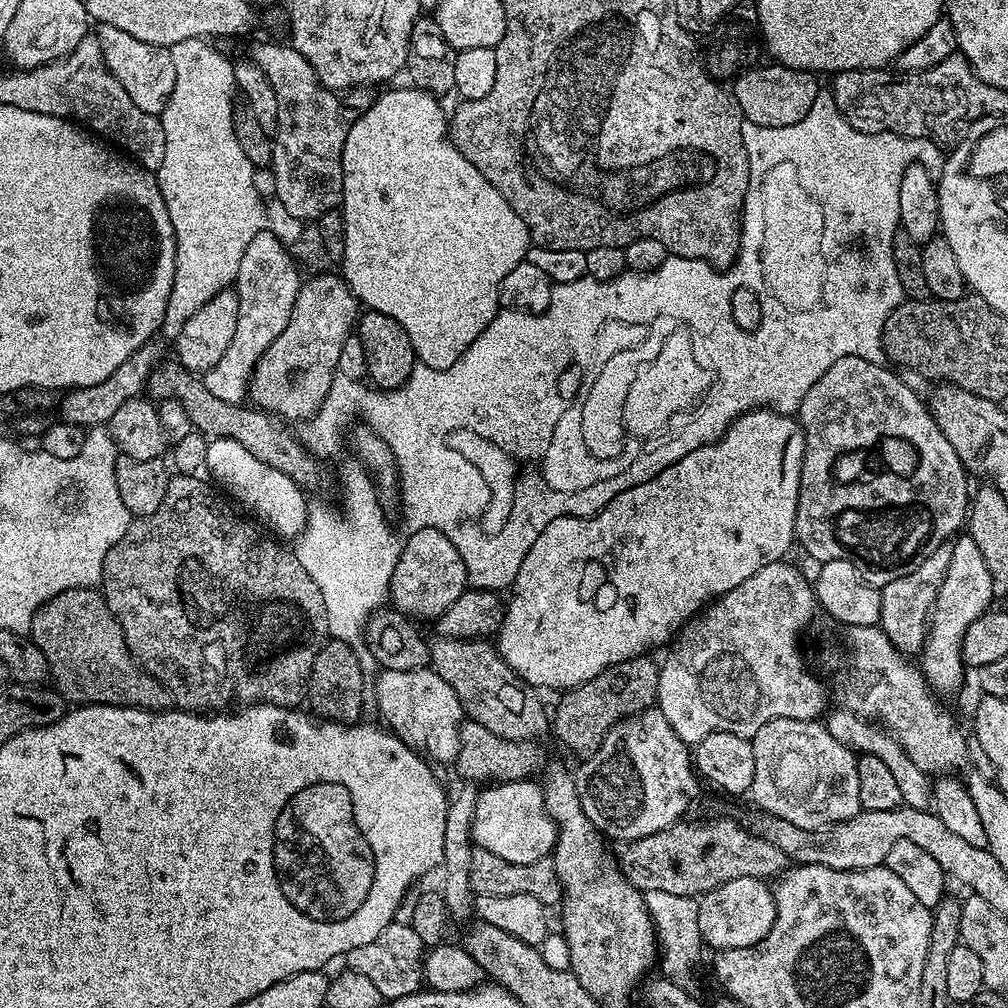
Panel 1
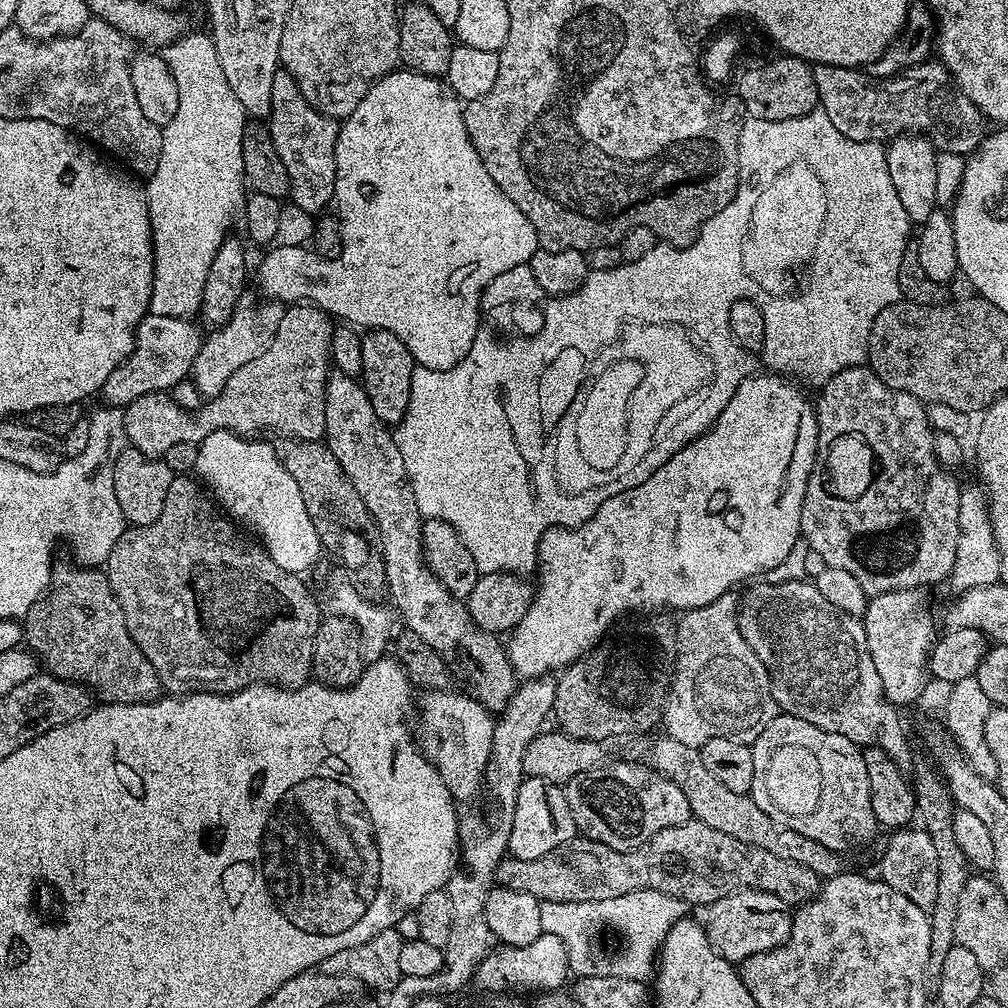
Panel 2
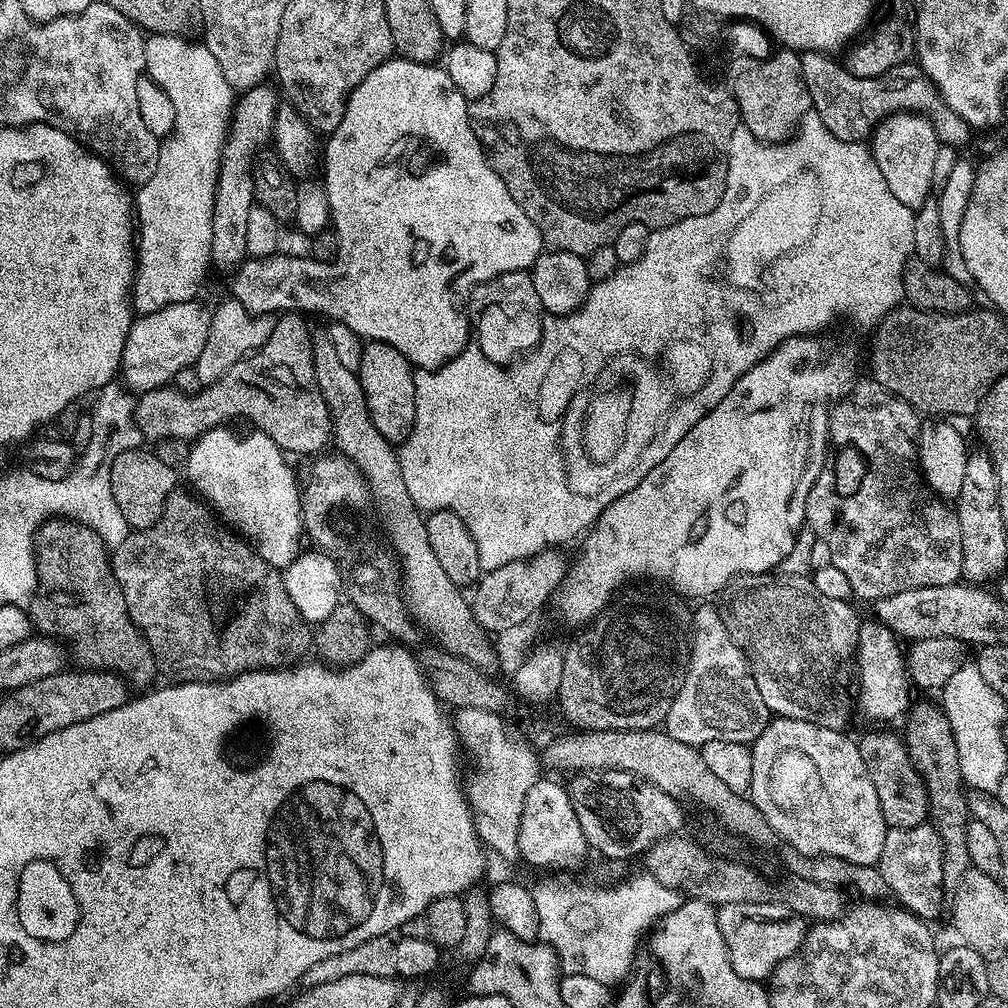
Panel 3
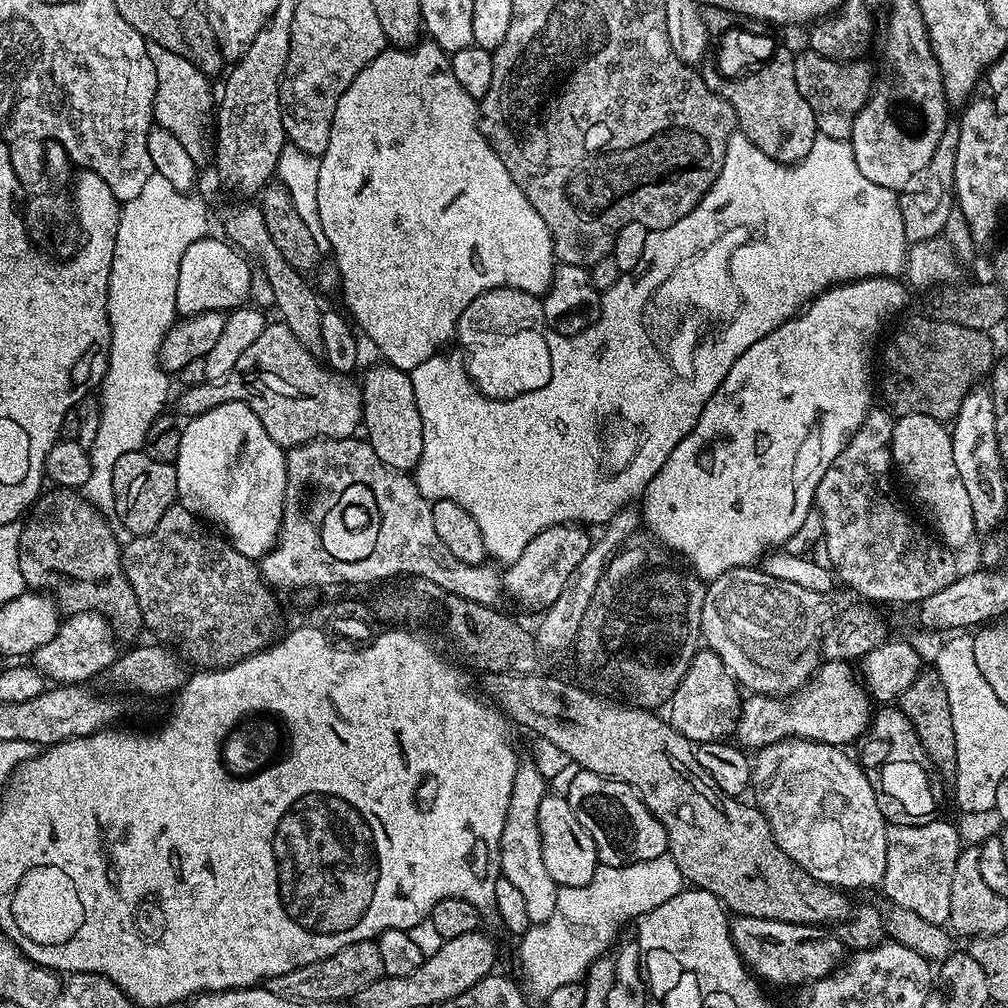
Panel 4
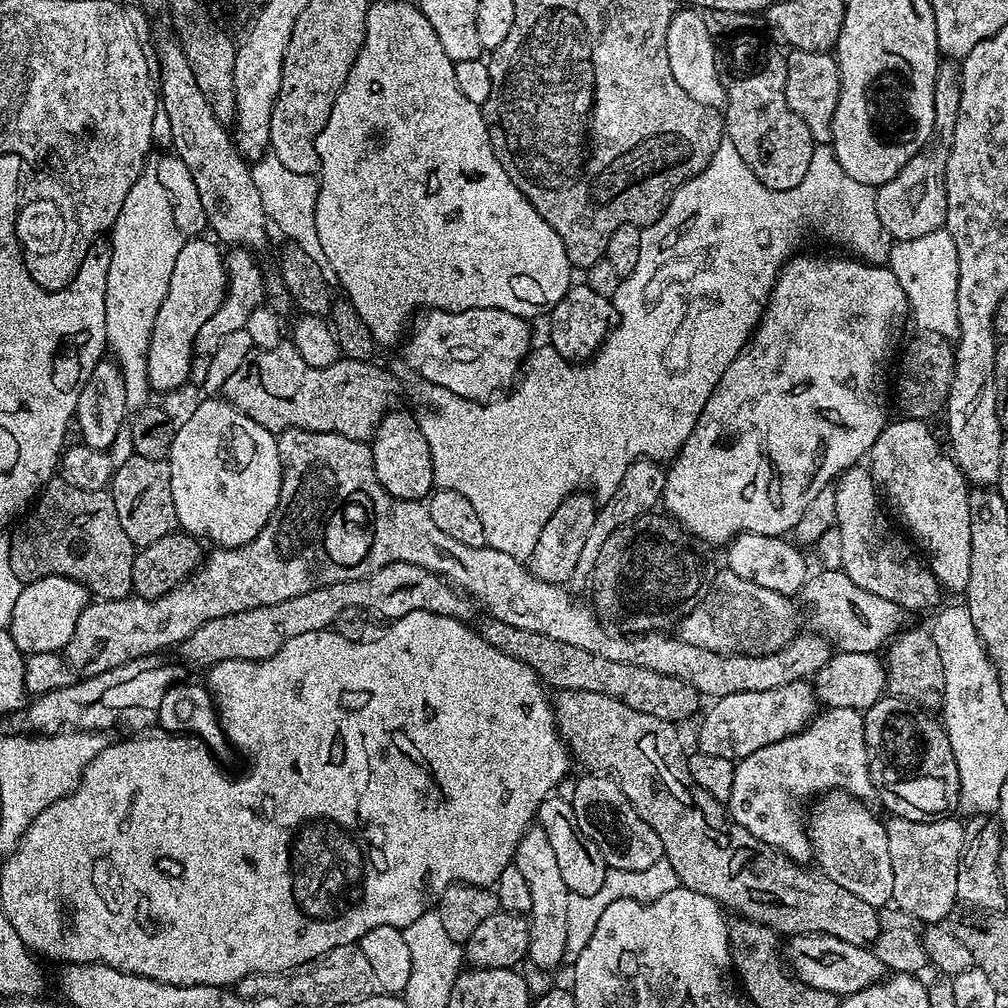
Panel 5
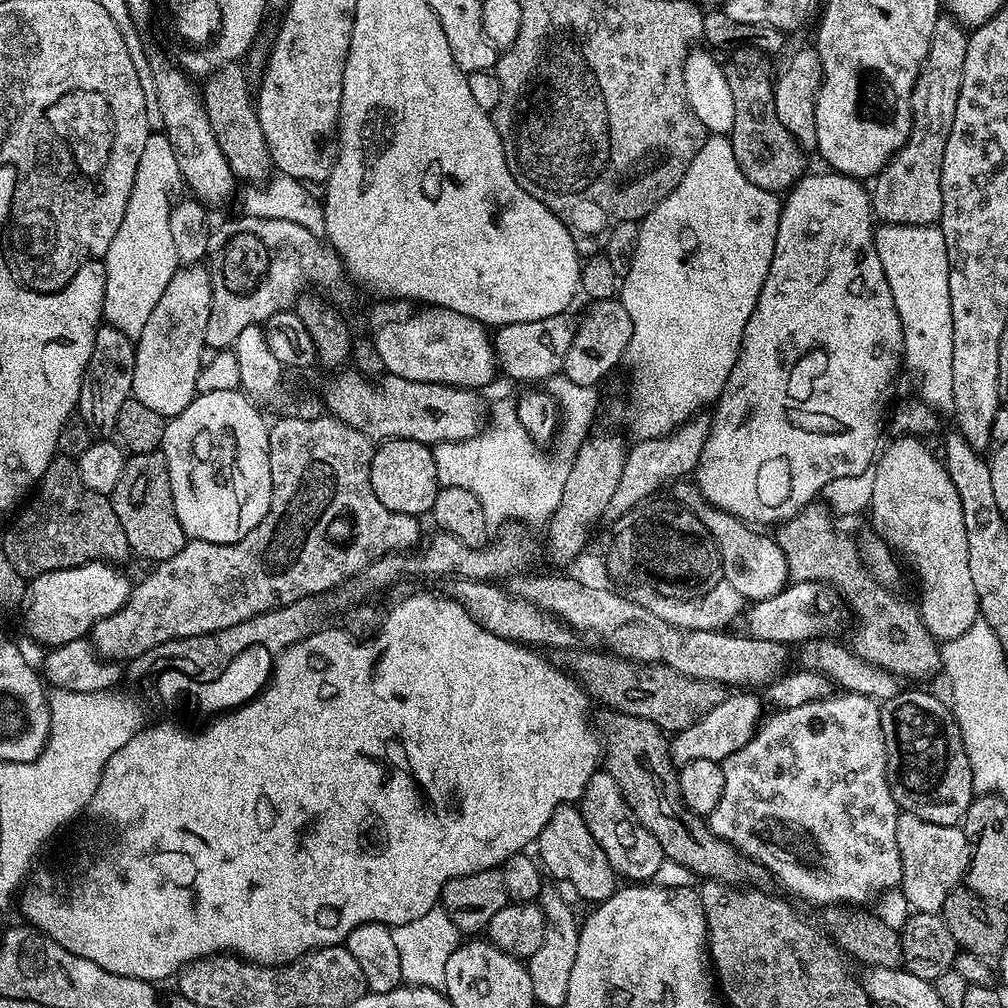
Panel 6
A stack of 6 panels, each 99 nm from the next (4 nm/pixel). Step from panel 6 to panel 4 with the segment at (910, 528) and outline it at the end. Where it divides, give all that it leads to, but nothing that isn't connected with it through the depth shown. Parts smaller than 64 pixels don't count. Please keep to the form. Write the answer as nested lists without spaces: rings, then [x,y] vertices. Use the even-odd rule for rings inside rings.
[[[910,414],[901,416],[892,426],[892,463],[895,471],[908,479],[912,487],[912,496],[924,507],[926,515],[932,519],[935,535],[953,550],[961,550],[977,535],[974,526],[974,510],[970,506],[970,493],[966,491],[966,482],[962,482],[962,474],[954,463],[954,446],[952,433],[941,421],[930,418],[926,414]]]

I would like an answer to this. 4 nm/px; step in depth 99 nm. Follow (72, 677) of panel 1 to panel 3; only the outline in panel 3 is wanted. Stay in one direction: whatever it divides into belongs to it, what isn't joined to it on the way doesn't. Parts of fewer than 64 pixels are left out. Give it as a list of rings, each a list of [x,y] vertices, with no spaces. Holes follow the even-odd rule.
[[[67,518],[45,520],[36,532],[34,551],[36,553],[36,592],[32,596],[31,604],[27,605],[26,611],[28,615],[32,617],[35,631],[45,636],[63,638],[65,641],[72,640],[73,646],[76,647],[77,654],[88,663],[85,665],[87,665],[89,669],[117,672],[124,676],[125,679],[128,679],[133,685],[150,683],[151,680],[155,678],[156,672],[158,673],[156,659],[150,650],[150,646],[146,642],[146,638],[140,632],[140,627],[130,618],[128,607],[126,606],[126,598],[122,598],[122,590],[118,586],[118,578],[112,569],[110,549],[108,545],[102,542],[102,538],[97,532],[90,530],[85,524],[79,524],[76,520],[69,520]]]

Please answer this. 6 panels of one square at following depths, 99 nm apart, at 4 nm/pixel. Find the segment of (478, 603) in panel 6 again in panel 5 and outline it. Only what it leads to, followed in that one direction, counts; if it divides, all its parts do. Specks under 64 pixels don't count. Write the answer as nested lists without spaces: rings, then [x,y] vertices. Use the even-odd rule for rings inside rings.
[[[390,562],[390,566],[382,566],[382,570],[374,570],[374,574],[366,574],[357,580],[334,582],[330,586],[298,594],[298,598],[286,598],[286,602],[278,602],[274,606],[258,606],[254,610],[242,610],[238,614],[207,620],[178,645],[179,659],[185,665],[201,670],[221,664],[223,660],[268,660],[278,649],[286,646],[290,638],[298,638],[298,634],[331,629],[338,614],[351,608],[364,608],[369,614],[381,612],[388,622],[411,612],[433,612],[468,622],[478,612],[471,596],[464,595],[438,574],[410,562]]]

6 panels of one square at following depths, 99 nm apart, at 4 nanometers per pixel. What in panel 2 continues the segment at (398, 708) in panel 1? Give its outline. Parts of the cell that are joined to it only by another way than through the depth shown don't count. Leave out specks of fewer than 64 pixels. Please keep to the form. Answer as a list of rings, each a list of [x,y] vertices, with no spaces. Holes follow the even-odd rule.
[[[428,690],[420,704],[420,724],[424,727],[422,751],[438,770],[452,799],[467,797],[476,788],[484,758],[491,755],[496,720],[493,713],[477,702],[475,696],[453,690]]]

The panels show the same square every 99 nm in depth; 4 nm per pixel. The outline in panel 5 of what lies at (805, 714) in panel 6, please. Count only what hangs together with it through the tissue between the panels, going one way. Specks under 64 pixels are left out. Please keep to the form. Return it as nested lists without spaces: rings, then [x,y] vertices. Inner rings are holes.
[[[833,708],[827,714],[829,716],[821,715],[813,719],[807,728],[794,733],[793,736],[782,738],[770,746],[762,746],[762,750],[754,750],[754,754],[735,761],[734,790],[730,790],[730,798],[726,802],[726,811],[734,823],[750,830],[750,834],[754,834],[777,852],[803,865],[807,865],[814,856],[810,832],[806,827],[806,820],[800,817],[799,810],[790,801],[784,800],[784,796],[793,796],[794,799],[800,800],[811,792],[828,788],[827,790],[843,790],[853,797],[864,798],[871,790],[872,784],[874,788],[874,777],[868,769],[870,753],[864,741],[863,715],[854,708]]]

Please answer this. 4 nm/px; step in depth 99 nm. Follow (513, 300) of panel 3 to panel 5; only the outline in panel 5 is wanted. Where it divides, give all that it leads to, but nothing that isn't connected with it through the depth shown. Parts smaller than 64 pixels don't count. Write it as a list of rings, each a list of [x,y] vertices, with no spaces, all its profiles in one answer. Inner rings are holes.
[[[433,308],[425,311],[421,316],[424,317],[421,318],[420,325],[417,326],[416,333],[412,336],[412,341],[404,348],[404,360],[413,368],[411,371],[415,373],[415,375],[421,376],[424,380],[431,381],[432,384],[438,384],[466,400],[488,402],[498,394],[495,394],[495,392],[500,391],[502,388],[504,388],[503,390],[509,389],[515,383],[513,380],[516,374],[519,370],[521,373],[521,370],[525,367],[526,357],[530,352],[528,343],[532,340],[532,332],[528,329],[529,321],[523,316],[510,314],[506,310],[498,310],[497,308],[475,308],[474,310],[462,310],[461,312],[443,312],[440,308]]]

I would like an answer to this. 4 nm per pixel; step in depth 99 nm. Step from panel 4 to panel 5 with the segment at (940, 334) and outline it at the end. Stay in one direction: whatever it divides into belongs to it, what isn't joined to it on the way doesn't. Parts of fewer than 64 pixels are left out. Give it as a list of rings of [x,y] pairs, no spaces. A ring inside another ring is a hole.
[[[931,334],[917,335],[917,340],[912,340],[903,349],[899,357],[900,369],[894,372],[894,404],[901,408],[905,417],[913,420],[931,421],[931,416],[936,416],[945,411],[952,379],[956,373],[956,354],[951,339]]]

